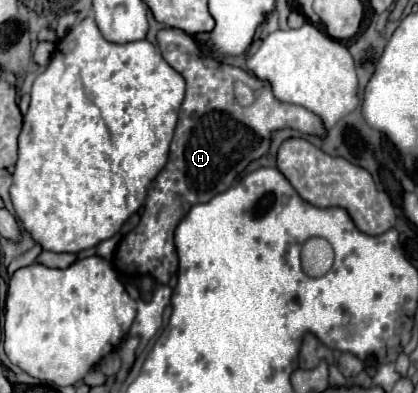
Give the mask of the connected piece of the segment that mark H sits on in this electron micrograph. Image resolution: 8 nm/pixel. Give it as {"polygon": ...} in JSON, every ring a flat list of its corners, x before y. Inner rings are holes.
{"polygon":[[164,29,158,33,160,53,166,63,186,81,186,97,180,107,178,127,170,145,168,163,148,189,148,199,140,223,120,241,114,267,122,275,152,275,166,285,178,271,178,255,174,247,174,229,186,211,196,203,206,203,212,195,226,191,246,165,262,157,270,147,270,137,282,127,294,127,306,135,326,137,324,121,304,107,276,101,268,83,250,73,206,57,200,45,184,31],[244,83,254,91,254,103,242,107,234,97,234,85]]}

